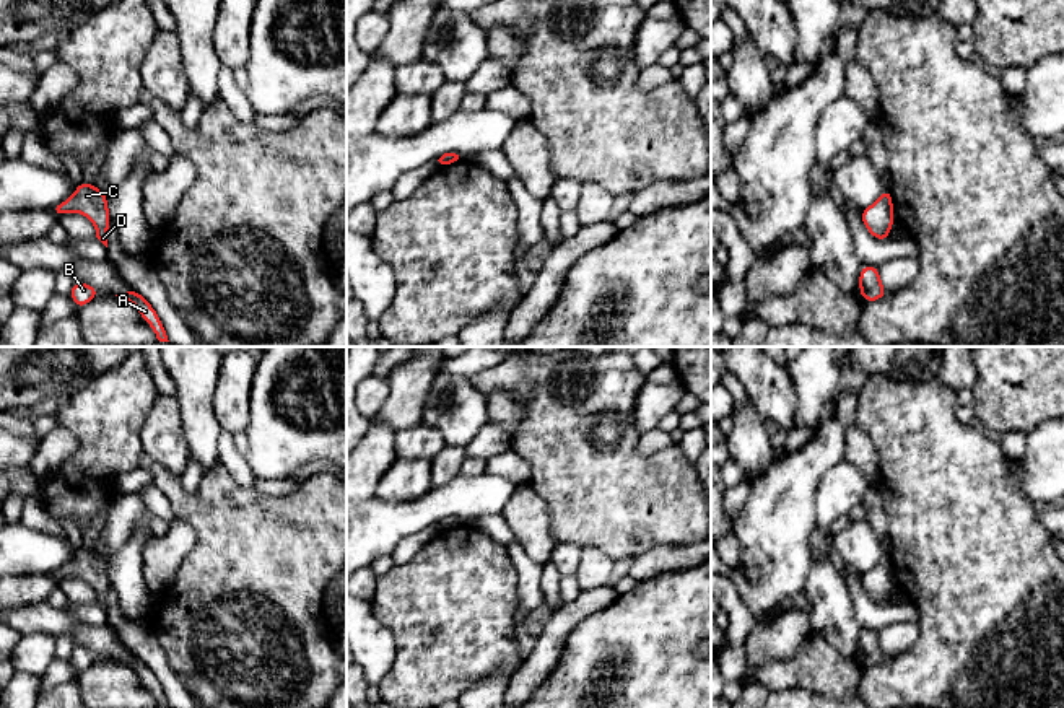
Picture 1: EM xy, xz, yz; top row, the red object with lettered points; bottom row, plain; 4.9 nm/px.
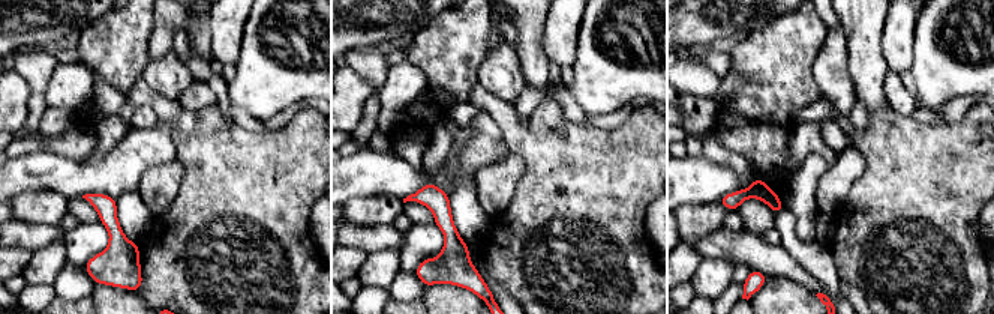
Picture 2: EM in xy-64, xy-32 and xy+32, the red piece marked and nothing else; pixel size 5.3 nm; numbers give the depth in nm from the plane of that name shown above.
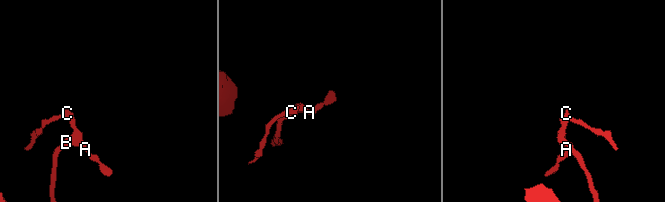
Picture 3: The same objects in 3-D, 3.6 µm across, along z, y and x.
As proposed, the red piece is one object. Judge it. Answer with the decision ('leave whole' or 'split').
leave whole

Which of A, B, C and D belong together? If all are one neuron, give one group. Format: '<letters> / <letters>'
A B C D

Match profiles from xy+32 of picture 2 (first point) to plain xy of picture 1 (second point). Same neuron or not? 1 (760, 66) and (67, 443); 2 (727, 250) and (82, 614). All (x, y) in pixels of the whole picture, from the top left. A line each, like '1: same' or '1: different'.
1: different
2: different

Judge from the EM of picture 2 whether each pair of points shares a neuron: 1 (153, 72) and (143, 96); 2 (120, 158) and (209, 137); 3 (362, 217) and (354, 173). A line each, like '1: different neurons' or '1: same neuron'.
1: different neurons
2: different neurons
3: different neurons

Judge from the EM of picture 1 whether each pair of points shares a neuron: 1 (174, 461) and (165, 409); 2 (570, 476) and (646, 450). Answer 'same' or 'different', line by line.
1: same
2: different

